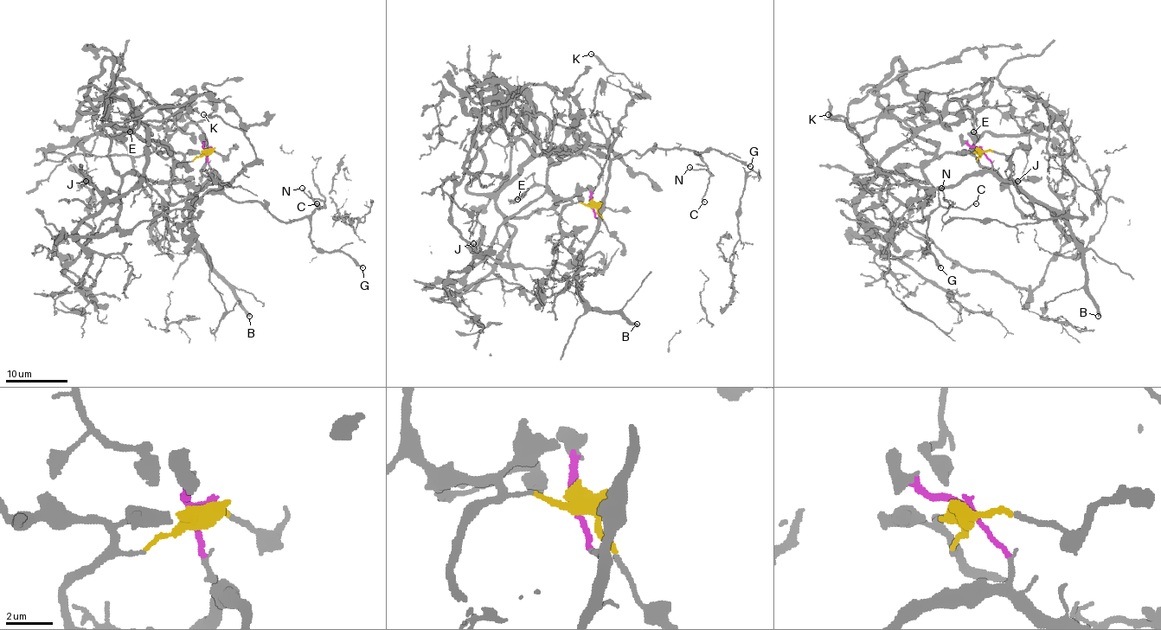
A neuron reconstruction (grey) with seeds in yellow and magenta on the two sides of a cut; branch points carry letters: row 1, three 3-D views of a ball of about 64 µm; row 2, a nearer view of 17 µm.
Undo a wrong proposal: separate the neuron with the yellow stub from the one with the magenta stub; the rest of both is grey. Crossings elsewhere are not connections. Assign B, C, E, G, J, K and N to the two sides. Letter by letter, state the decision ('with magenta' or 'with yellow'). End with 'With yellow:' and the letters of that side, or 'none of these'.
B: with magenta
C: with magenta
E: with yellow
G: with magenta
J: with yellow
K: with magenta
N: with magenta
With yellow: E, J

